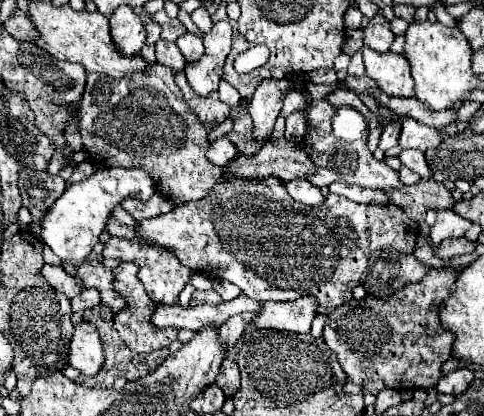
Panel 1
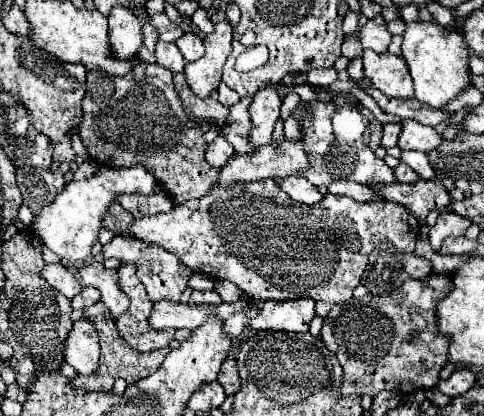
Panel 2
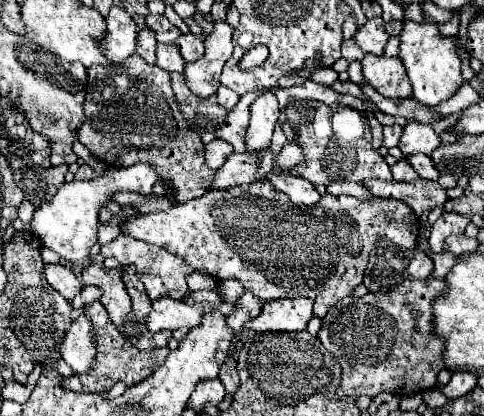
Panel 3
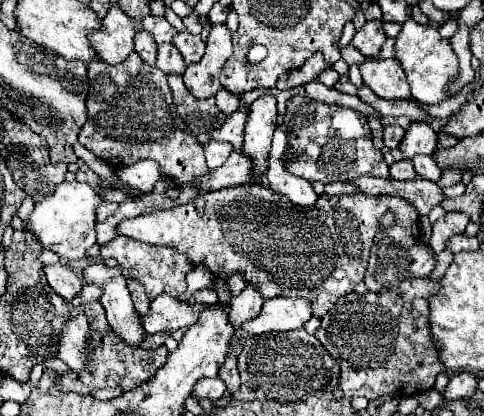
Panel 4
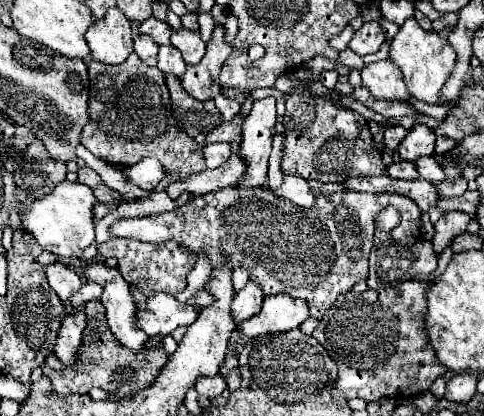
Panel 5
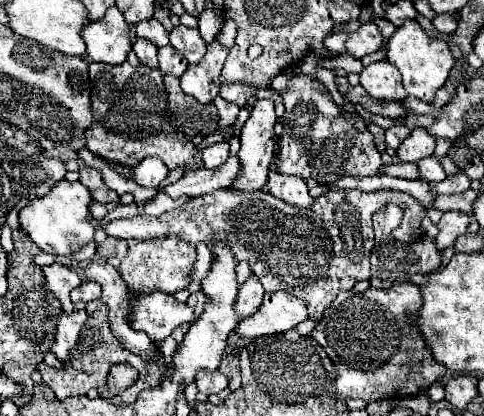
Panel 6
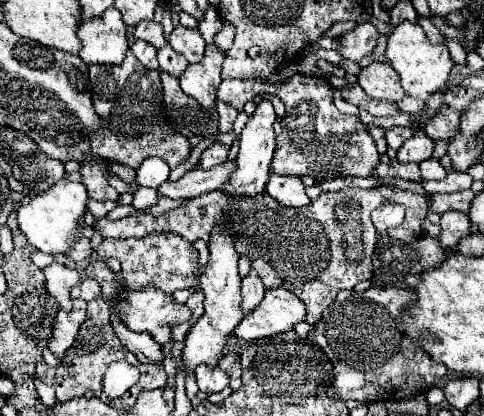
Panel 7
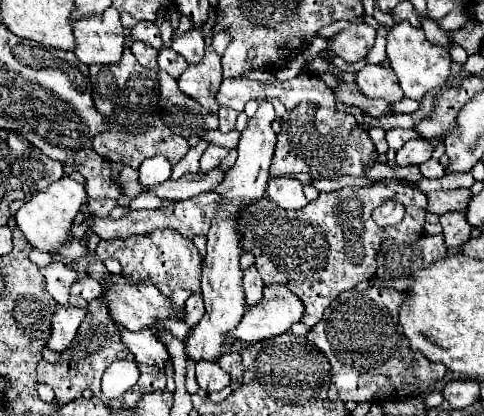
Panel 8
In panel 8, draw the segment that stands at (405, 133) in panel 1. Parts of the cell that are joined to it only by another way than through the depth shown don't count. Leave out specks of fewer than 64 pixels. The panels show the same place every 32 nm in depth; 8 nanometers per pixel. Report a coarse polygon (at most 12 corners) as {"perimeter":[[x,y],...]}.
{"perimeter":[[424,136],[408,140],[398,152],[400,166],[422,164],[432,156],[432,142]]}

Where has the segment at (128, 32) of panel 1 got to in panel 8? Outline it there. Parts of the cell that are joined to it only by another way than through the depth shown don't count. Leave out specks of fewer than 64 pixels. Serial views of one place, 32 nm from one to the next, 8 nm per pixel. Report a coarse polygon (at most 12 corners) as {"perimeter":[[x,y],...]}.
{"perimeter":[[116,8],[74,22],[84,64],[116,64],[124,26]]}

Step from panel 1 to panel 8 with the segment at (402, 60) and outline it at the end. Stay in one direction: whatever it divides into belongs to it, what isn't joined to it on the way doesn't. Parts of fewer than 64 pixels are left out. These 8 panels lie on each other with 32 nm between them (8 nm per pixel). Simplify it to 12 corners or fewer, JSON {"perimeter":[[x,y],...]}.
{"perimeter":[[366,64],[356,84],[390,104],[404,98],[392,68]]}

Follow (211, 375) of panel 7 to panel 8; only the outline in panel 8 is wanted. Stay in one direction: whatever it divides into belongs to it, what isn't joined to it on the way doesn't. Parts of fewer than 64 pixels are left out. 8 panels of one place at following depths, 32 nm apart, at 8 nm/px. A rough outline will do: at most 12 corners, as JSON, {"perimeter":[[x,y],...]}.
{"perimeter":[[196,364],[198,386],[208,394],[230,384],[218,364]]}

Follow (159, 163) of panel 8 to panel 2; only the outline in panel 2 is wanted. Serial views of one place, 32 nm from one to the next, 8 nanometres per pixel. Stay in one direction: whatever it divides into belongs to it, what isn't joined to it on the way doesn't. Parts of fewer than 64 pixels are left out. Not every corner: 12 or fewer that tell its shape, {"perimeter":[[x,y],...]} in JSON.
{"perimeter":[[144,166],[70,182],[34,220],[68,264],[84,262],[122,194],[154,194]]}

